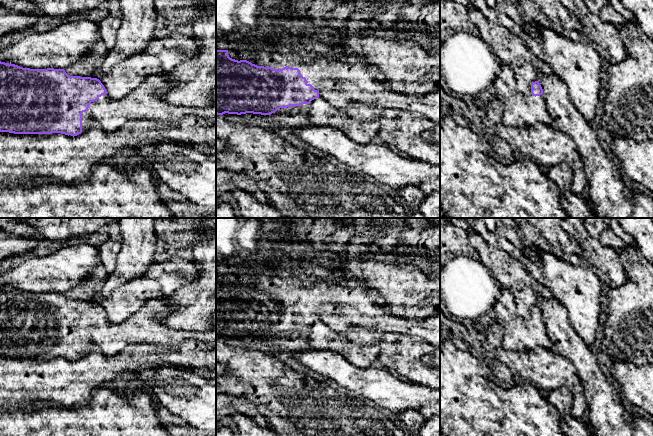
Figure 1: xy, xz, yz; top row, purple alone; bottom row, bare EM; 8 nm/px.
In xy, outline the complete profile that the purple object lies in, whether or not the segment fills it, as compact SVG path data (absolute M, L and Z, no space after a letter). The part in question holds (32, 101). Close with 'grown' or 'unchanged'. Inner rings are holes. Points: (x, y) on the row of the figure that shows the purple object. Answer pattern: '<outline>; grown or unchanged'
M0 61L0 132L77 136L94 126L112 132L128 121L138 119L154 121L158 125L173 124L185 116L216 120L216 89L209 106L190 107L166 102L163 97L169 88L167 80L150 75L130 94L113 99L97 78L70 76L64 69L30 69Z; grown

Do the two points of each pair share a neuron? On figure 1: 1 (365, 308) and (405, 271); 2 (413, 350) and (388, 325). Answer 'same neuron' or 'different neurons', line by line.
1: different neurons
2: different neurons

